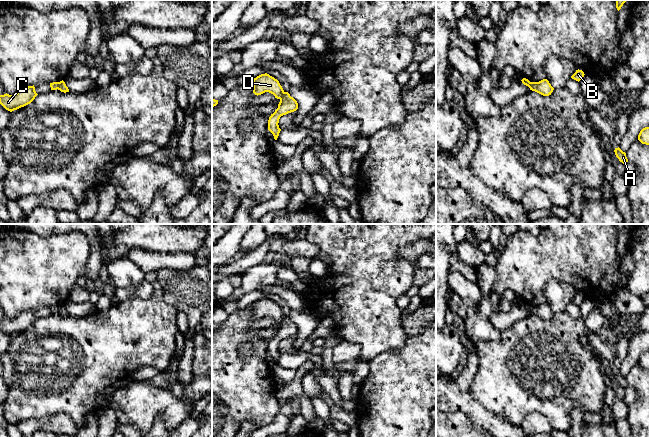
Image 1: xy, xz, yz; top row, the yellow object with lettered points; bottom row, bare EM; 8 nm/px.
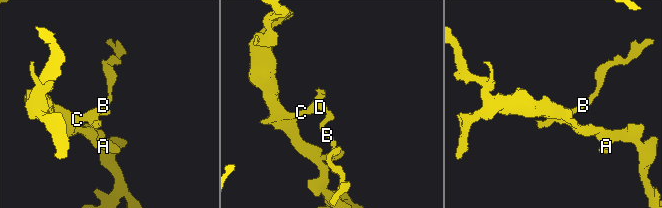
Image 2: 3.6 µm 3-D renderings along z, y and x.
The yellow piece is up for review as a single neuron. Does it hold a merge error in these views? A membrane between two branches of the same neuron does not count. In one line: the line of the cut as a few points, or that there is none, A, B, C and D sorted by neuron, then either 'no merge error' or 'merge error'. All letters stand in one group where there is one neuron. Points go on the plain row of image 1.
cut in xy along (59, 306), (57, 312); A C D / B; merge error

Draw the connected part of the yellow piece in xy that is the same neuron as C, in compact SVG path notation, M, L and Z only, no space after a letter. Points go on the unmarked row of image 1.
M34 309L28 310L13 319L9 319L7 317L0 319L0 328L6 334L12 336L30 328L37 319Z

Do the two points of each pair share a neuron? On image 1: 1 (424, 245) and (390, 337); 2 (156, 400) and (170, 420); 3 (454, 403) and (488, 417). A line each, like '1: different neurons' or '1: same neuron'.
1: different neurons
2: same neuron
3: same neuron

